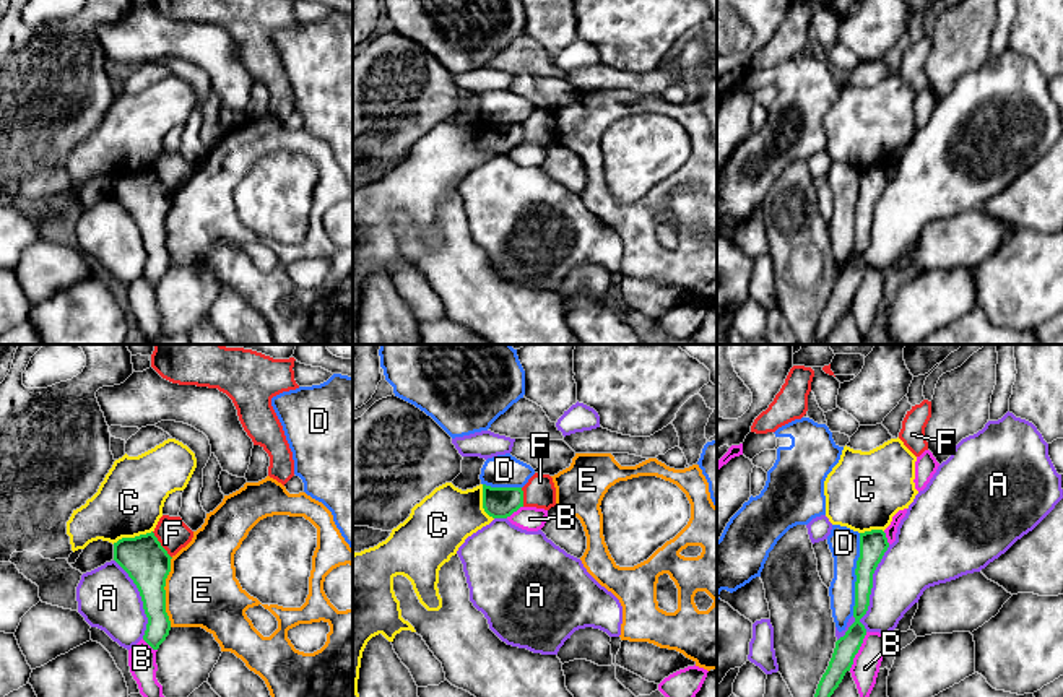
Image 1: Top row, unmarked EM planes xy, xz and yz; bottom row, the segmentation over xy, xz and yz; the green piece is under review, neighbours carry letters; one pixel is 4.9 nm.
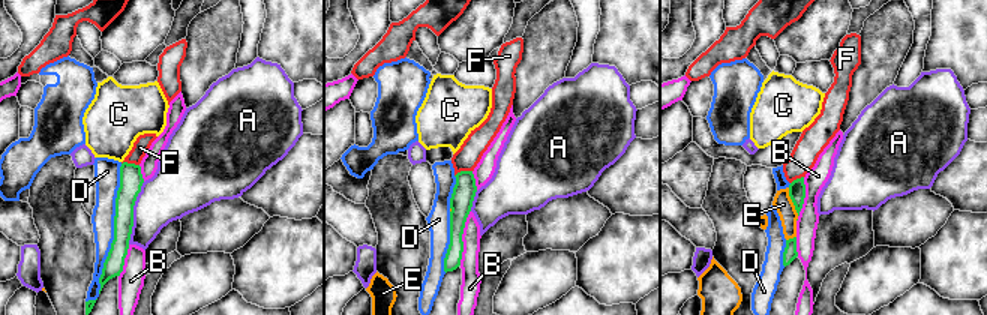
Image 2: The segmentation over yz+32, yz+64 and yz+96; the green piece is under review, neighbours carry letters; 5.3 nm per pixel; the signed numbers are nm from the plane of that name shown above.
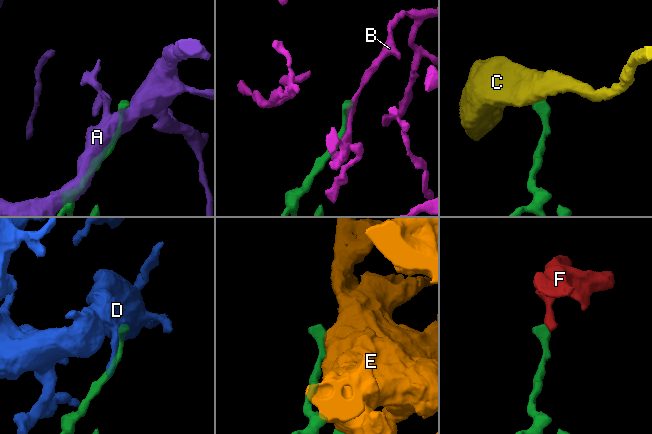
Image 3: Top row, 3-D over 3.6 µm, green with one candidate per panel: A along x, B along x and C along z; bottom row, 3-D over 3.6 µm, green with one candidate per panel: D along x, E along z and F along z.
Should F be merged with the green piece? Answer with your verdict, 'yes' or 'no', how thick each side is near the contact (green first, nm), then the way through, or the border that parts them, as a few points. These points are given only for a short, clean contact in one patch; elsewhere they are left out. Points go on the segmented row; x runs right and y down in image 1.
no; calibres 220 and 160 nm; border xy (151, 532), (171, 558)

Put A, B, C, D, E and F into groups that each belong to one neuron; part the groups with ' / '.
A / B / C / D / E / F

